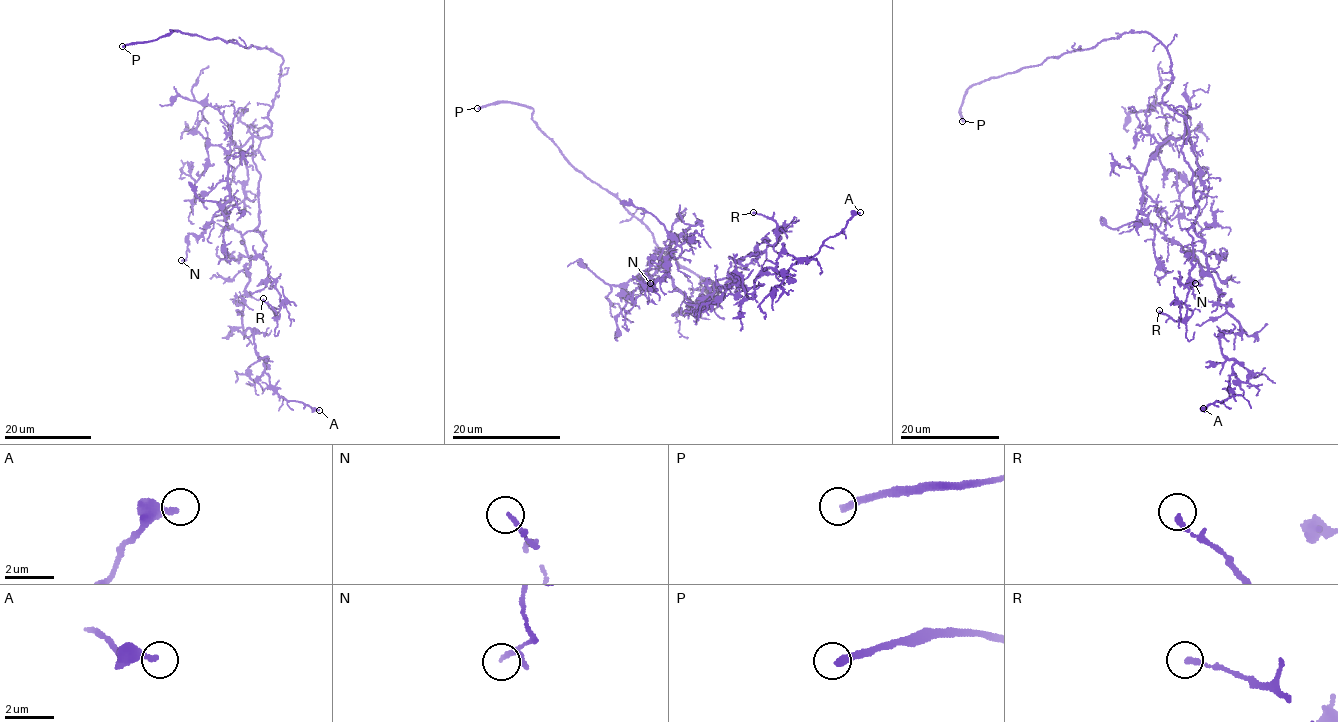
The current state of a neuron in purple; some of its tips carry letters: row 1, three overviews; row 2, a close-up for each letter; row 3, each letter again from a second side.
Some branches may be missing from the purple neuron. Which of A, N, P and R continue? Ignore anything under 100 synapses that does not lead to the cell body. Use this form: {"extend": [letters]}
{"extend": ["P"]}

